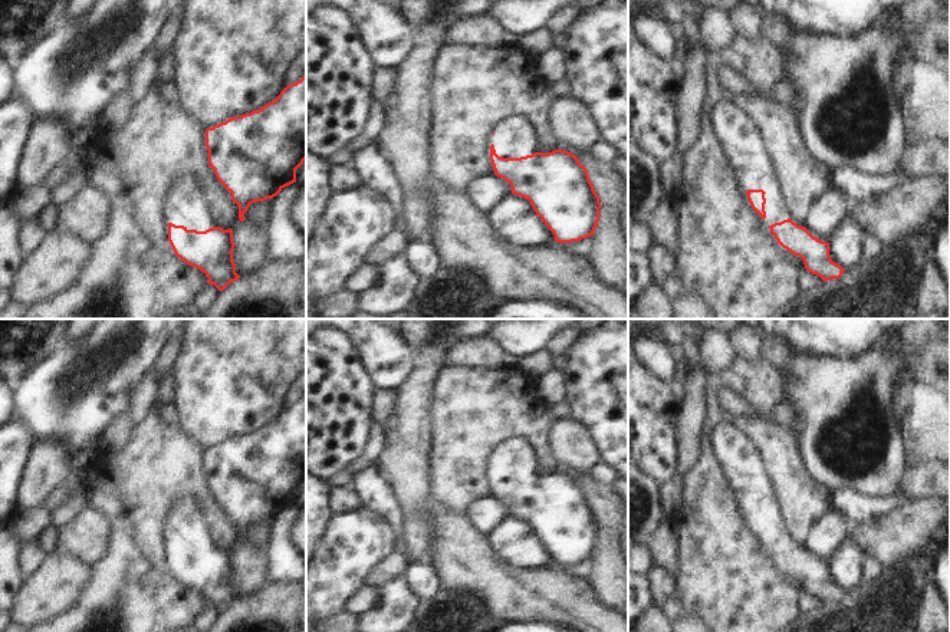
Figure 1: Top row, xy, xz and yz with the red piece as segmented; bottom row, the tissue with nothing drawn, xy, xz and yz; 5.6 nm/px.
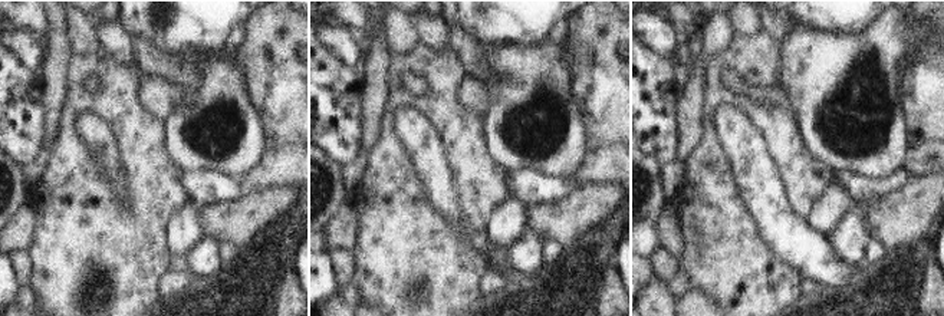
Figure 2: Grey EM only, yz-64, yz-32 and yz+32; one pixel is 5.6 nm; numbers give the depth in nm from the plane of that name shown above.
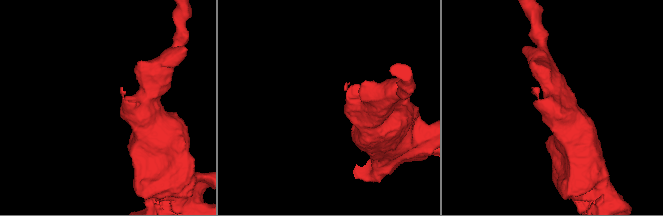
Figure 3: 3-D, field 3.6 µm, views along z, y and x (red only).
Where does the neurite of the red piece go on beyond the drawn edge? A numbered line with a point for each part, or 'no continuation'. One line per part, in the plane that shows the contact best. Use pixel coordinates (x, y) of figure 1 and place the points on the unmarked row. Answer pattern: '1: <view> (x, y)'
1: yz (742, 463).

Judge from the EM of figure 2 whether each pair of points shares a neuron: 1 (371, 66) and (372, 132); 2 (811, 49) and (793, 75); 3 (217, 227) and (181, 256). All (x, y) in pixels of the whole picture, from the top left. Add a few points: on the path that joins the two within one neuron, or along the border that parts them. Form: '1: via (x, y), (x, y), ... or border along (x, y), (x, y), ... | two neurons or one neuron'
1: via (372, 82), (372, 117) | one neuron
2: via (811, 55), (799, 69) | one neuron
3: border along (197, 207), (200, 227), (206, 237) | two neurons

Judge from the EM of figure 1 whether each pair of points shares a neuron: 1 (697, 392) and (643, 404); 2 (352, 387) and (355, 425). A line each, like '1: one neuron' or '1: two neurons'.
1: two neurons
2: one neuron

